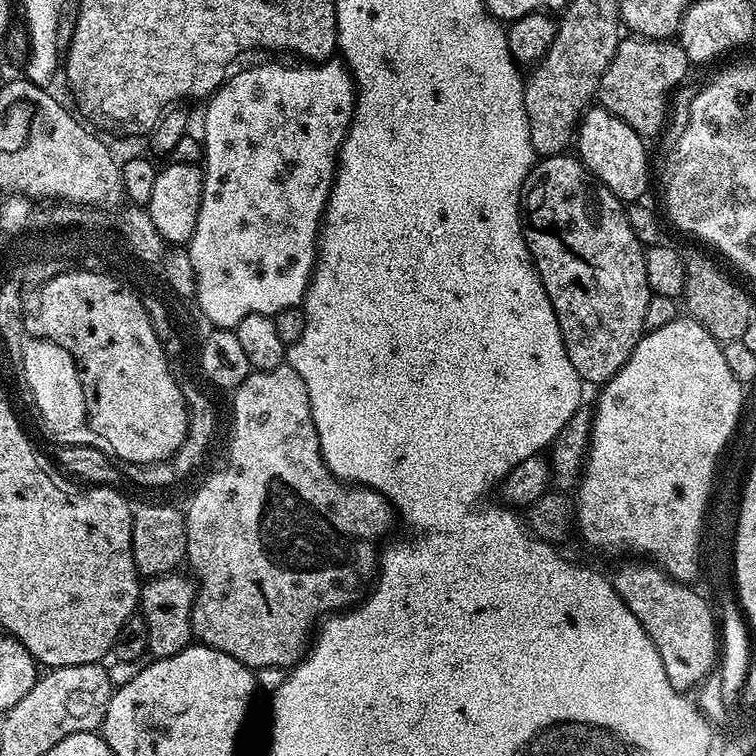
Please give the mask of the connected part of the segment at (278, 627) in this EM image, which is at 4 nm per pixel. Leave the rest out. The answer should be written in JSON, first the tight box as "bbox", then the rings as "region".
{"bbox":[186,366,394,670],"region":[[[281,366],[269,372],[253,371],[240,383],[240,387],[235,389],[233,396],[236,397],[232,400],[232,445],[228,448],[228,465],[221,472],[214,473],[193,494],[192,501],[189,502],[188,508],[186,507],[188,526],[186,564],[187,567],[192,567],[191,575],[198,585],[196,601],[192,607],[192,635],[203,647],[213,648],[222,654],[230,654],[230,658],[242,662],[247,668],[288,670],[304,659],[317,625],[325,618],[355,605],[373,583],[378,572],[376,543],[379,542],[380,535],[387,530],[392,516],[394,520],[394,509],[381,492],[363,486],[349,486],[328,469],[320,453],[320,439],[310,410],[310,398],[306,394],[306,382],[298,378],[293,368]]]}

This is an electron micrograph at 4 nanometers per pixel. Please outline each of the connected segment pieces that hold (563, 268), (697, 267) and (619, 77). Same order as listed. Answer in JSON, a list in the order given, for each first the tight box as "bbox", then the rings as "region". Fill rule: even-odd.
[{"bbox":[522,155,653,386],"region":[[[545,155],[533,163],[524,180],[522,224],[528,255],[556,311],[566,354],[585,385],[603,386],[630,358],[646,329],[646,306],[653,296],[646,278],[645,245],[635,236],[625,205],[597,182],[575,155]]]},{"bbox":[682,260,754,342],"region":[[[708,260],[687,261],[684,270],[682,304],[688,307],[687,315],[697,320],[715,340],[736,342],[741,339],[746,326],[754,318],[752,300],[719,268]]]},{"bbox":[598,38,690,138],"region":[[[643,38],[621,39],[614,58],[606,66],[606,70],[600,79],[598,91],[599,107],[604,108],[610,114],[622,118],[642,138],[656,136],[660,127],[664,124],[664,115],[670,112],[670,97],[681,85],[685,83],[690,61],[686,58],[684,51],[680,49],[679,43],[667,40],[646,40]]]}]

